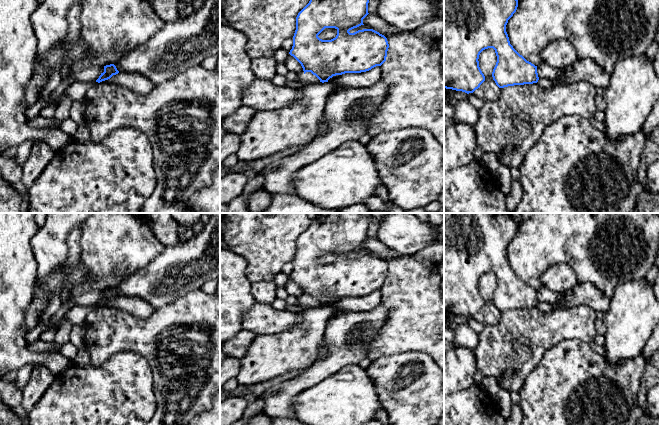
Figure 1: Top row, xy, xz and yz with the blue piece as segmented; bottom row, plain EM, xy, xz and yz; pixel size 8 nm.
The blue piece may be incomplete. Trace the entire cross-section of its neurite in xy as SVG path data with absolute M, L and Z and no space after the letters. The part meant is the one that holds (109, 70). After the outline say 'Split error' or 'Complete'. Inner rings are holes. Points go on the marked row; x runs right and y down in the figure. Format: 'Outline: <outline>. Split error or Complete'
Outline: M114 64L106 65L106 66L104 66L104 72L101 73L101 75L96 80L96 82L100 83L102 81L108 80L113 75L116 75L118 73L119 73L119 71L117 70L117 68Z. Complete

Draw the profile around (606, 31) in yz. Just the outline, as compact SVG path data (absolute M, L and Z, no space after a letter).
M519 0L518 7L508 20L506 32L510 44L535 66L541 62L541 51L552 41L568 40L578 59L592 59L606 73L611 74L619 60L646 54L655 40L659 24L659 0Z

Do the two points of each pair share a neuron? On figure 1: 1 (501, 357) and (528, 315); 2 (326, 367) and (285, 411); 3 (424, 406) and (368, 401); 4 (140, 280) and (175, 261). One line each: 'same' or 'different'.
1: same
2: same
3: different
4: same

